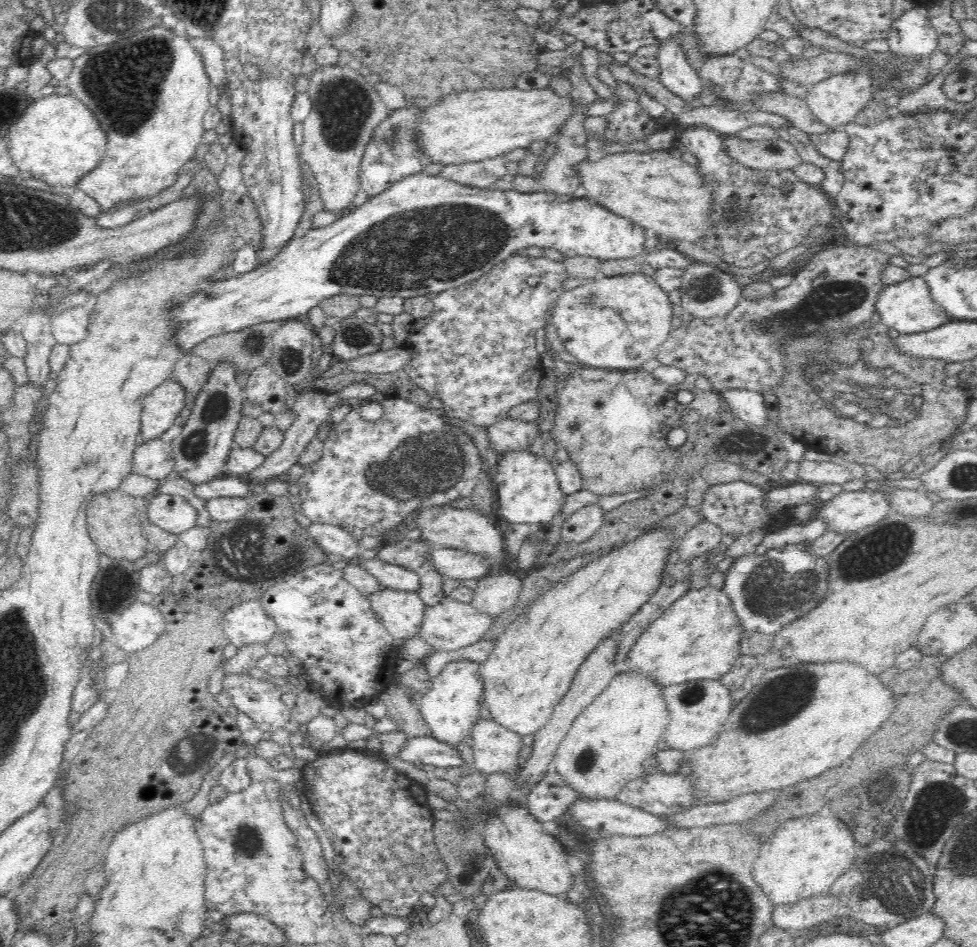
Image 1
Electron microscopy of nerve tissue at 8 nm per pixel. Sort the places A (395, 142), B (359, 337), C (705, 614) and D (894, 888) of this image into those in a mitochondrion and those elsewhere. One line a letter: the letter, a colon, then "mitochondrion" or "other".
A: mitochondrion
B: mitochondrion
C: other
D: mitochondrion

